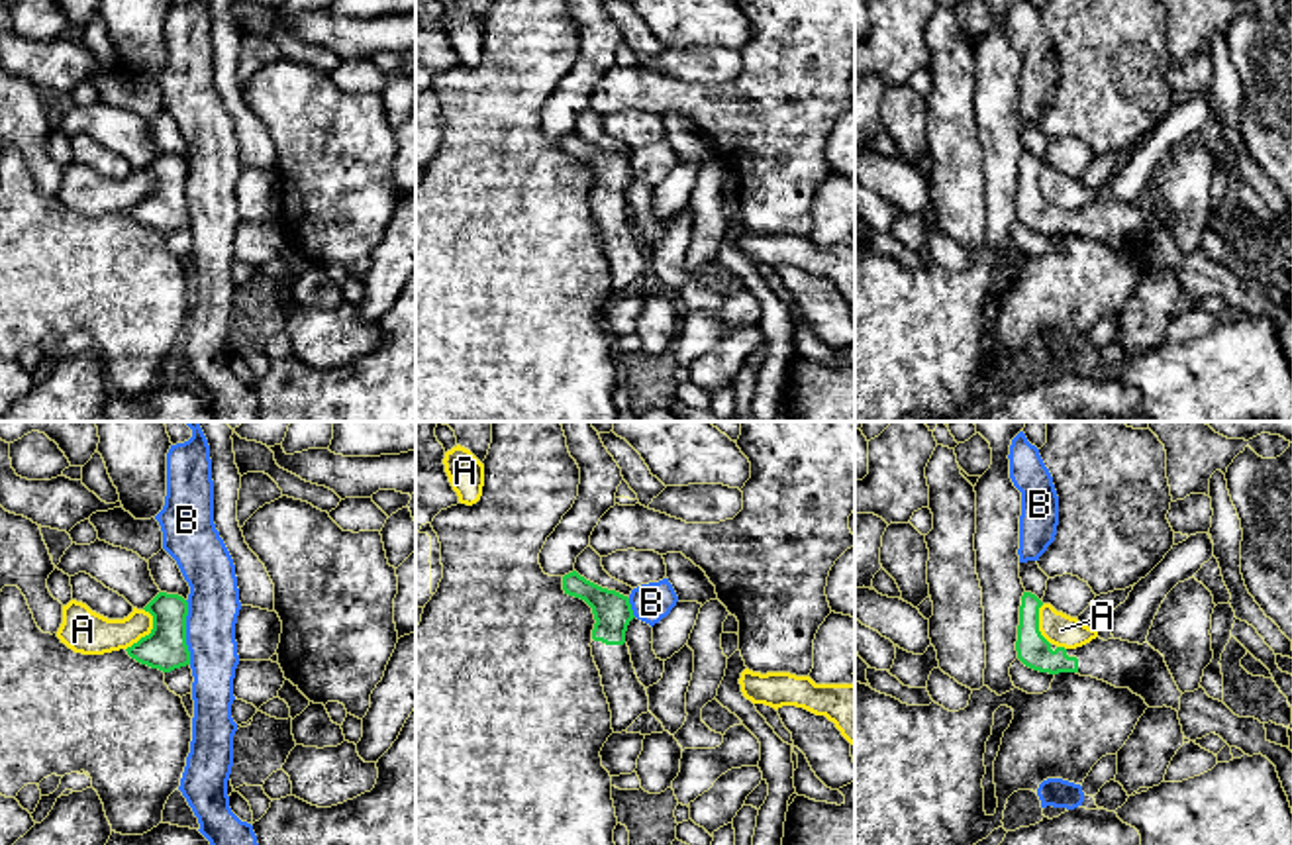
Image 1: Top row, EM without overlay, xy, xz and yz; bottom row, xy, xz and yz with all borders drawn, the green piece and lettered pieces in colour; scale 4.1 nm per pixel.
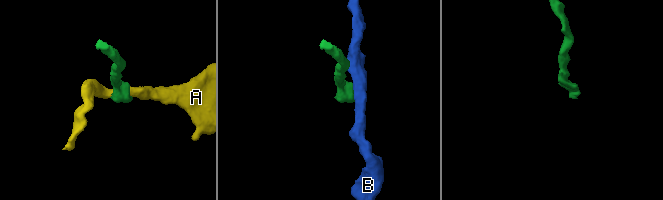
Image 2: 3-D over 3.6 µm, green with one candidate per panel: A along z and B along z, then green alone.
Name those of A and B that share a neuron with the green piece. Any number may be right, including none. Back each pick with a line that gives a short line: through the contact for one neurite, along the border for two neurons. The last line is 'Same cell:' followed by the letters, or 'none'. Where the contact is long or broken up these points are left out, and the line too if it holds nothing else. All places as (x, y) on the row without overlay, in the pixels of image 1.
Same cell: none

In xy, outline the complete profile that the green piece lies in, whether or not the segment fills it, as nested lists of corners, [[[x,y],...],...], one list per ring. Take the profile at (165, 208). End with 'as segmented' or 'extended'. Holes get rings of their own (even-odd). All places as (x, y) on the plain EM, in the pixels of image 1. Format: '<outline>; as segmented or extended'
[[[159,153],[143,171],[153,176],[153,190],[127,208],[127,216],[163,233],[190,225],[186,206],[188,163],[178,155]]]; as segmented

